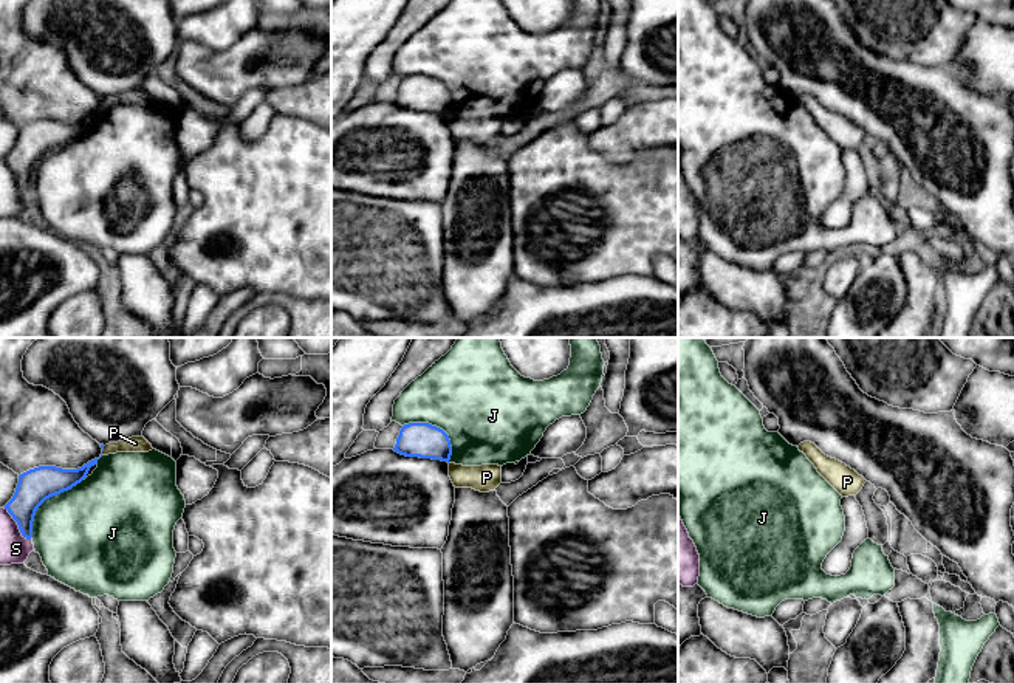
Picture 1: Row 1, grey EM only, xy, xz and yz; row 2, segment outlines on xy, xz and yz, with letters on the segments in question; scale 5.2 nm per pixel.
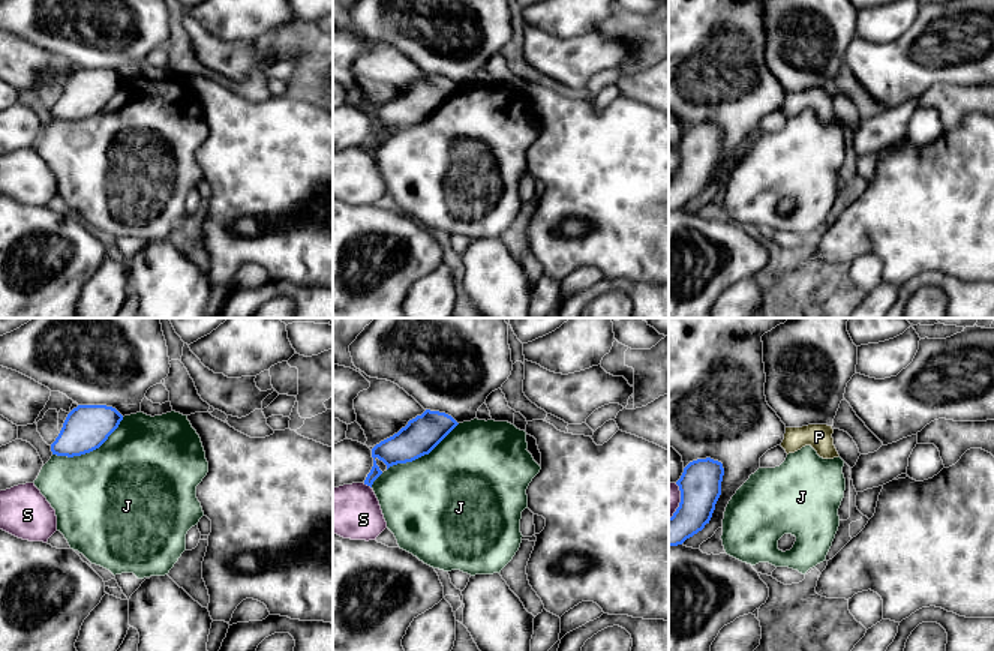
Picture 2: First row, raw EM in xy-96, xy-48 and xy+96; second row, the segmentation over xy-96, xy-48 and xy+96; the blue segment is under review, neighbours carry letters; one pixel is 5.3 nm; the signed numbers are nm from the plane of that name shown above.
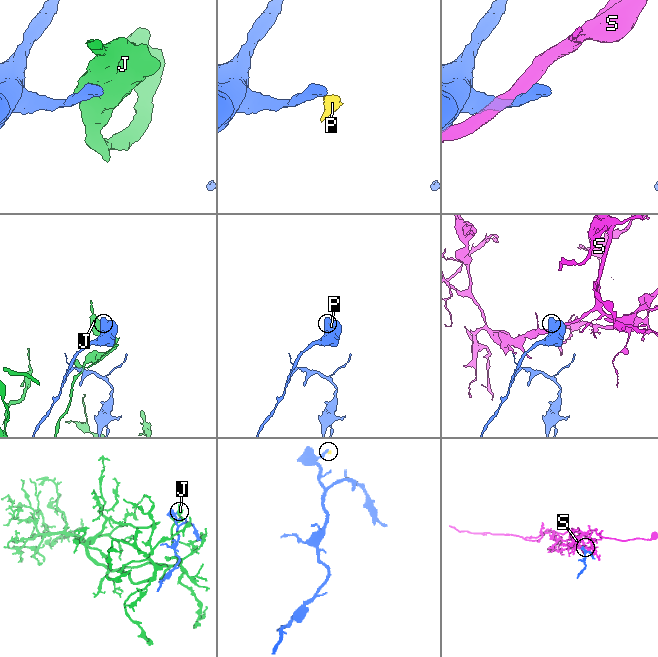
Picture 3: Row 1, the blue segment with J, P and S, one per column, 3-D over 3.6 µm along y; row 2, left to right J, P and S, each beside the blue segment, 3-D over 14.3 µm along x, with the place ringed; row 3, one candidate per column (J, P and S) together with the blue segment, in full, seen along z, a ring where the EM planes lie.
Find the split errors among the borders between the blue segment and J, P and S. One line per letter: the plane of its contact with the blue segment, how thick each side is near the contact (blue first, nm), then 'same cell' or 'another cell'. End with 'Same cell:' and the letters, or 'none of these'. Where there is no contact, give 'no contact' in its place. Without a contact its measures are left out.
J: contact in xy; calibres 180 and 460 nm; another cell
P: contact in xy; calibres 20 and 80 nm; another cell
S: contact in xy; calibres 180 and 160 nm; another cell
Same cell: none of these

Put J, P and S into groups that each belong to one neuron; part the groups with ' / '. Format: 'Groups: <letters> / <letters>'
Groups: J / P / S

